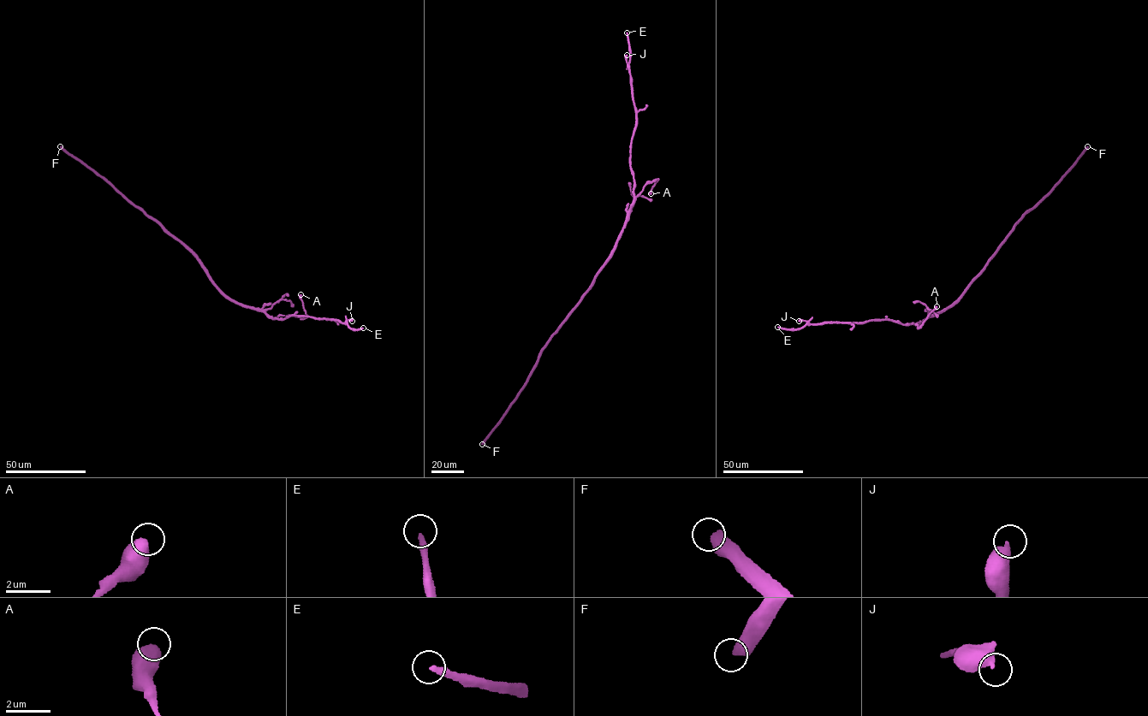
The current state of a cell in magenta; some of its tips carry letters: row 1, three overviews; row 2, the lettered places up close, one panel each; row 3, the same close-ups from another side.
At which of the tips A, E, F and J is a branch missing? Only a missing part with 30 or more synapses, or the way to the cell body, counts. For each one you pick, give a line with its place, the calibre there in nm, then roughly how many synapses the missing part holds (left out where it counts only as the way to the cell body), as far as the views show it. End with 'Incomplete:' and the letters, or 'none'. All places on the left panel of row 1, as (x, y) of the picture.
E: place (363, 328); calibre 240 nm; 35 synapses
Incomplete: E

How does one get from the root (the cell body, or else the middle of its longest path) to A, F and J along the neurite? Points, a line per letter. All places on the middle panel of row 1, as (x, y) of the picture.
A: (604, 263), (615, 245), (633, 199), (646, 184), (657, 179), (651, 193)
F: (604, 263), (590, 289), (550, 338), (526, 383), (506, 414), (482, 444)
J: (604, 263), (615, 245), (633, 199), (630, 145), (636, 108), (627, 55)

